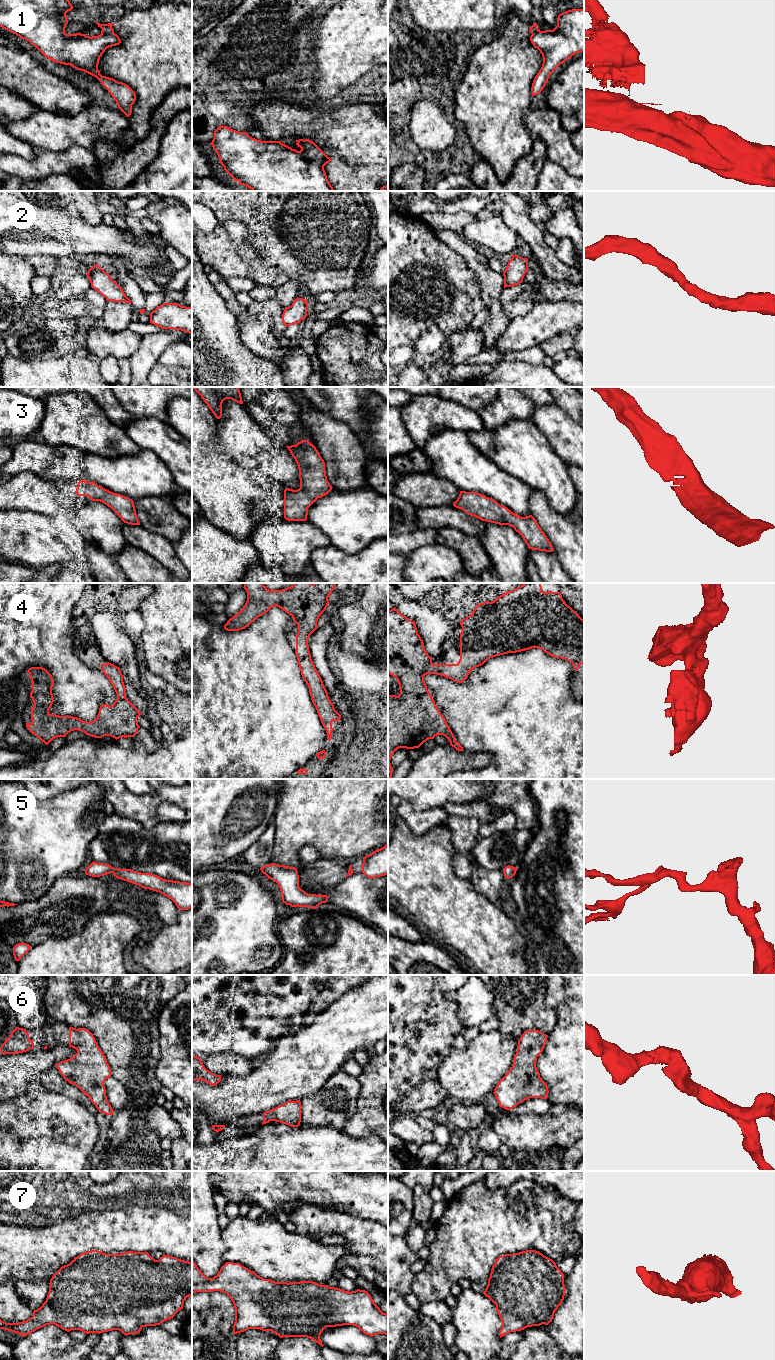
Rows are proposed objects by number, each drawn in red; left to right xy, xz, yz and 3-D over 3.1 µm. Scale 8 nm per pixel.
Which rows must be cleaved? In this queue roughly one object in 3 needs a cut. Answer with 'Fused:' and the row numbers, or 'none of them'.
Fused: 1

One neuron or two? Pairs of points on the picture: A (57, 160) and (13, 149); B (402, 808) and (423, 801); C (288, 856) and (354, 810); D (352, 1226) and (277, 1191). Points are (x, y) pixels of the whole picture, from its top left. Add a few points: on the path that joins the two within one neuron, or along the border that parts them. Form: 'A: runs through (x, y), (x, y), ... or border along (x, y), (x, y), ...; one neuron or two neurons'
A: border along (35, 148), (35, 156), (32, 159), (10, 154); two neurons
B: border along (398, 796), (405, 799), (418, 810), (435, 807); two neurons
C: runs through (301, 838), (329, 810), (336, 810); one neuron
D: border along (303, 1203), (317, 1205), (327, 1210); two neurons

